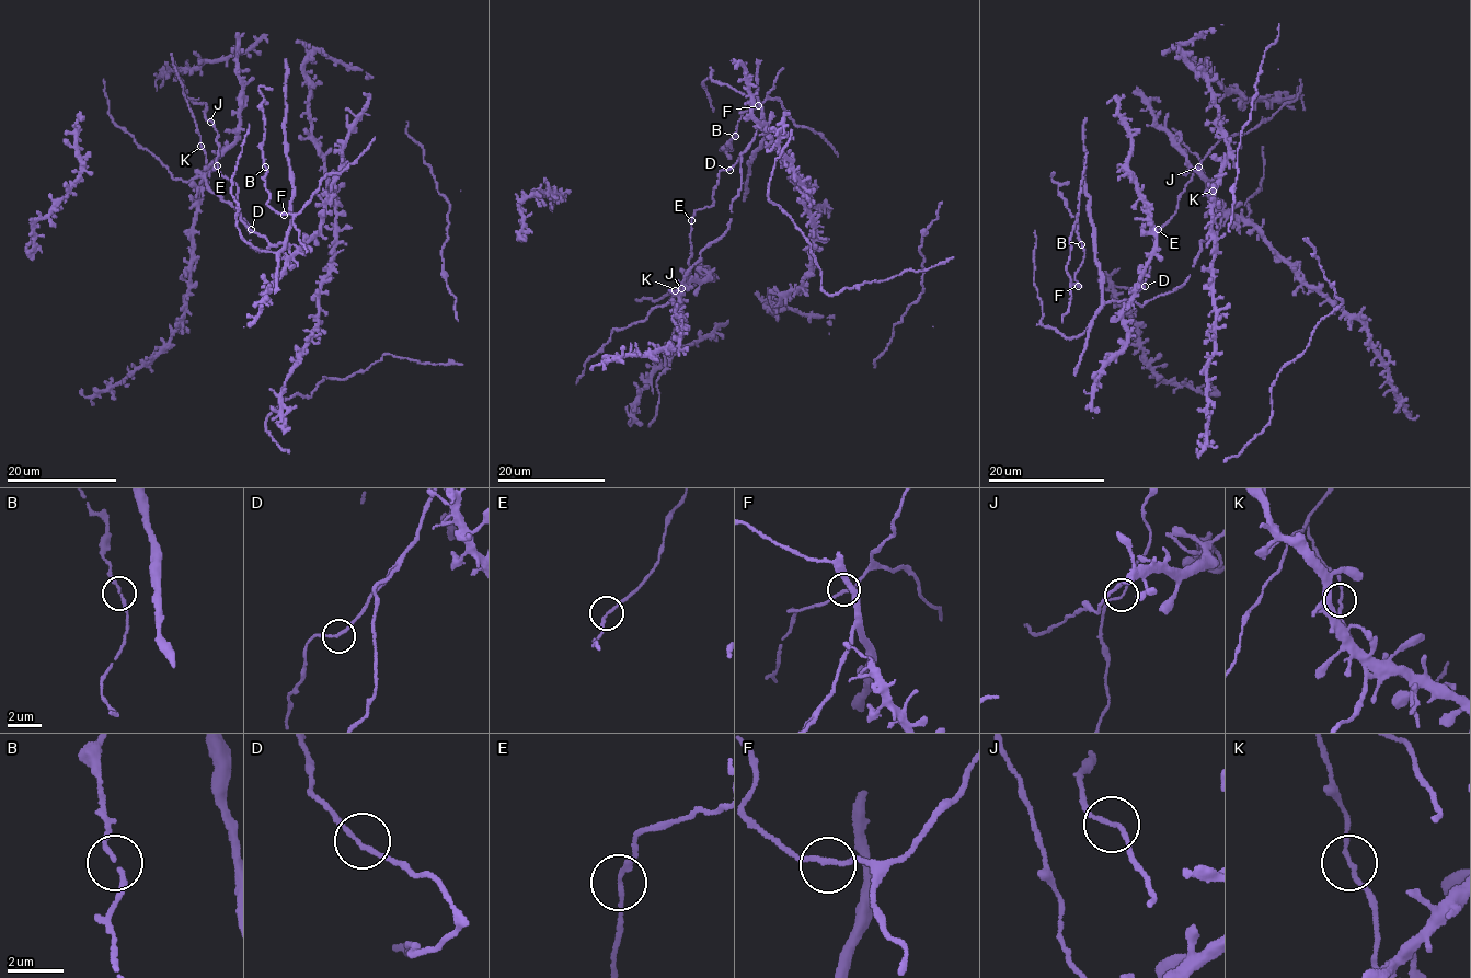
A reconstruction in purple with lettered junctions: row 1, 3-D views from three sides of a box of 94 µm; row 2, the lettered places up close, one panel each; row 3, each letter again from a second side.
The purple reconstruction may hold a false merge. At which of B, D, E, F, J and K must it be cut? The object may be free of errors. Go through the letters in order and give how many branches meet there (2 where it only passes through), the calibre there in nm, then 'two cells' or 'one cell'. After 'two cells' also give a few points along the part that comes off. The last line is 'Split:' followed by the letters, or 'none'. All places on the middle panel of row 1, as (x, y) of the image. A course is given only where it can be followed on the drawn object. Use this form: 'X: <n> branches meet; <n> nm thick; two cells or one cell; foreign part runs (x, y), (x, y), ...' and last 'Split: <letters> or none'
B: 2 branches meet; 150 nm thick; one cell
D: 2 branches meet; 150 nm thick; one cell
E: 2 branches meet; 140 nm thick; one cell
F: 2 branches meet; 170 nm thick; one cell
J: 2 branches meet; 130 nm thick; one cell
K: 2 branches meet; 130 nm thick; one cell
Split: none

